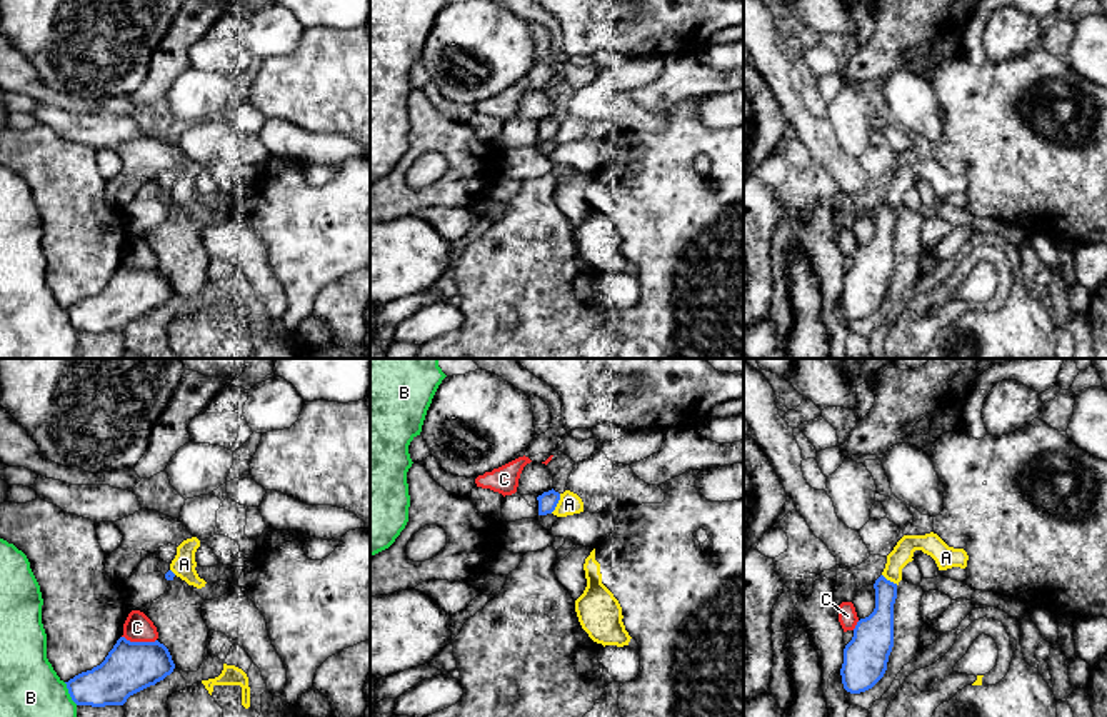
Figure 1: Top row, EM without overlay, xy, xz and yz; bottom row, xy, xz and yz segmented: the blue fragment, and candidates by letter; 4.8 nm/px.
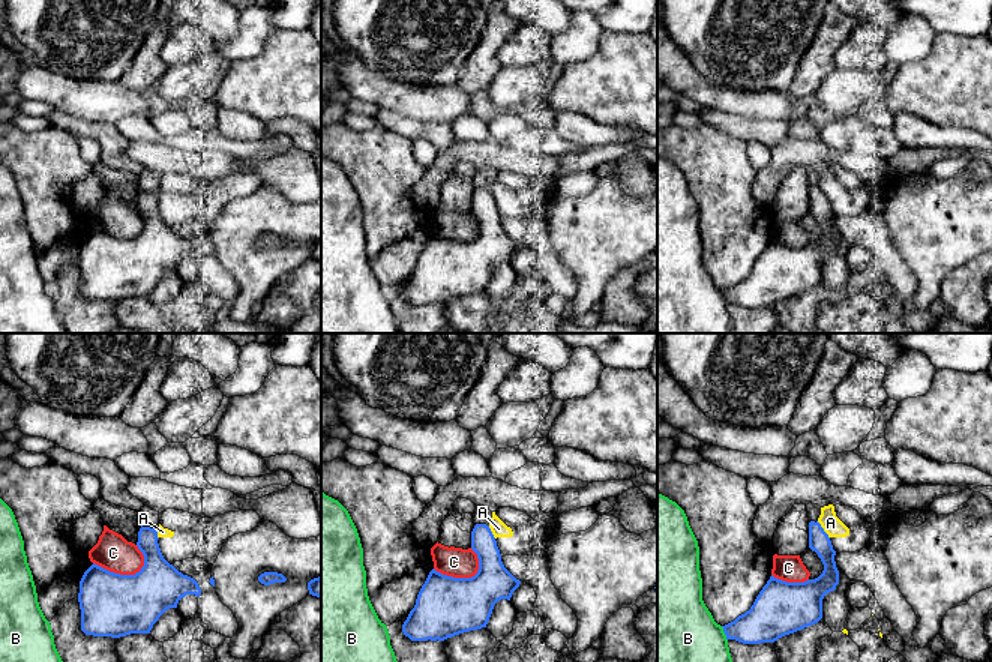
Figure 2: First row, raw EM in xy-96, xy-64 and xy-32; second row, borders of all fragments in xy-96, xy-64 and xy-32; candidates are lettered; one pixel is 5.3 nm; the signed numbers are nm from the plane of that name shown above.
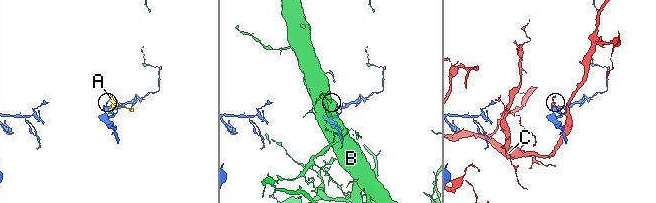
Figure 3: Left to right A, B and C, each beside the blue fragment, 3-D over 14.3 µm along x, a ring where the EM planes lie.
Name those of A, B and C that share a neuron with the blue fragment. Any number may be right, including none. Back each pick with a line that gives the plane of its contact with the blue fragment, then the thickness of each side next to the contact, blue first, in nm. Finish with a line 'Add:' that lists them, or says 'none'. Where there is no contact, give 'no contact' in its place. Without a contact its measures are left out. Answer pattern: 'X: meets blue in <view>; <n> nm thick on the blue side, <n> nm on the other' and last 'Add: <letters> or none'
Add: none

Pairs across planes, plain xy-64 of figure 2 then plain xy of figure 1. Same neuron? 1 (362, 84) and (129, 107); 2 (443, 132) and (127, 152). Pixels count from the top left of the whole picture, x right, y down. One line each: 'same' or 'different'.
1: same
2: different

